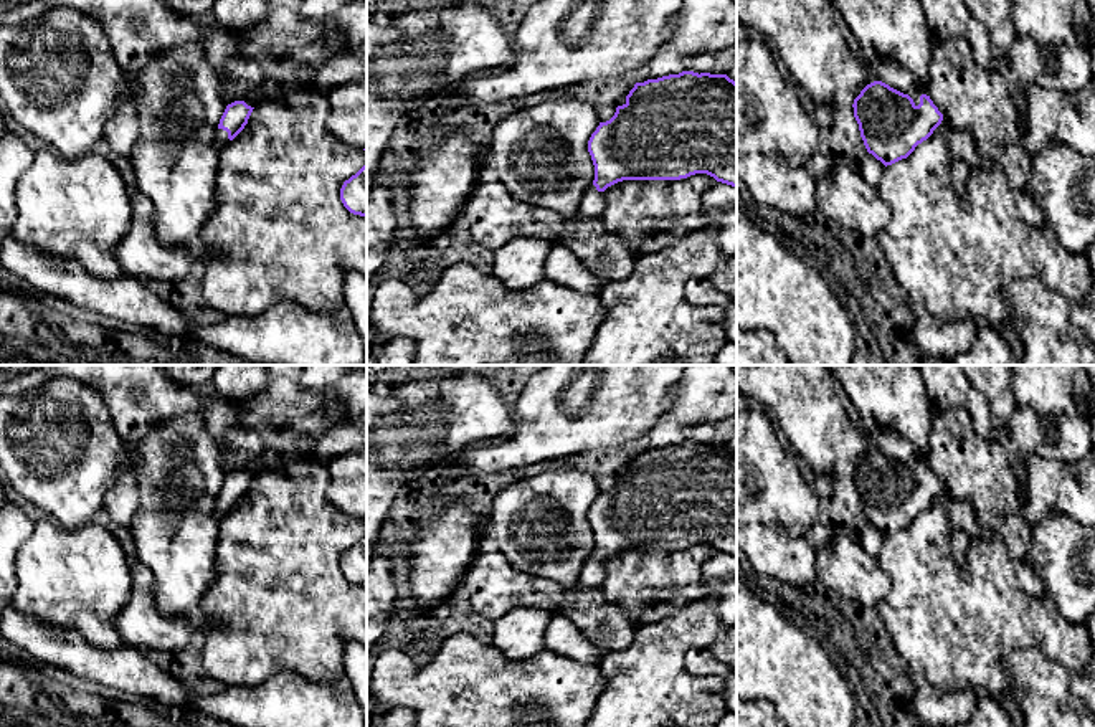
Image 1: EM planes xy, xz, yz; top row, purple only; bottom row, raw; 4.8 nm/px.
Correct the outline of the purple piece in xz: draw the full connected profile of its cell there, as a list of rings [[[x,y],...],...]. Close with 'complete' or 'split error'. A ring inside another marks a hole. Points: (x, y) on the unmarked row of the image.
[[[682,441],[636,453],[614,486],[600,492],[588,511],[595,550],[581,567],[578,583],[601,588],[604,560],[623,550],[680,550],[707,544],[737,557],[737,453],[727,444]]]; split error

